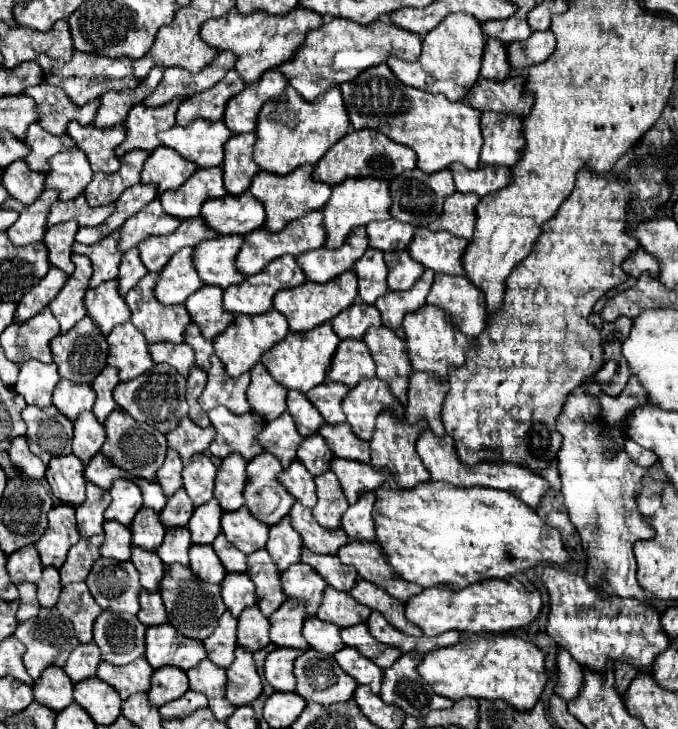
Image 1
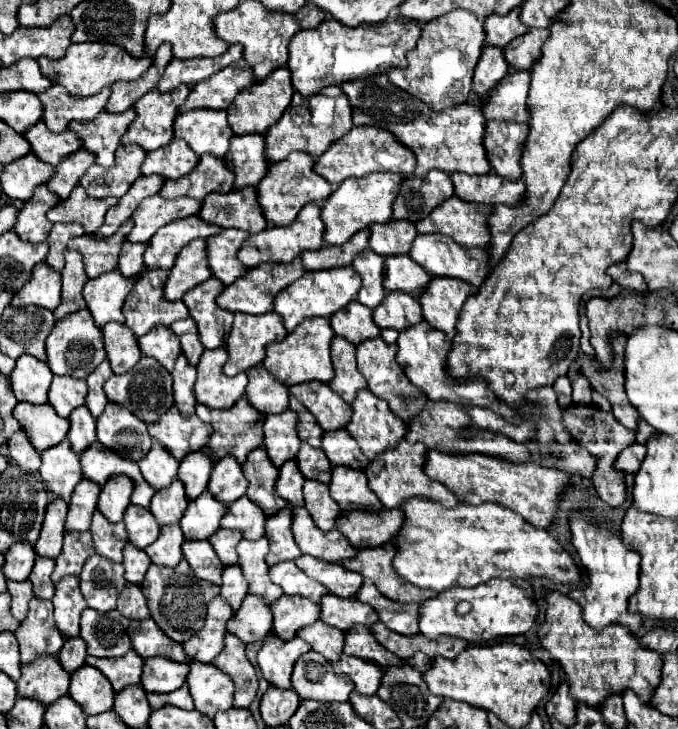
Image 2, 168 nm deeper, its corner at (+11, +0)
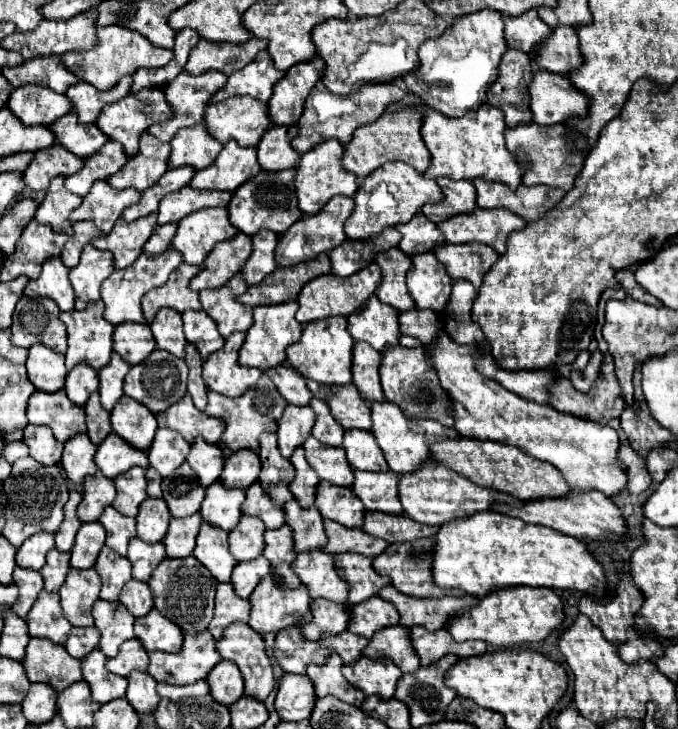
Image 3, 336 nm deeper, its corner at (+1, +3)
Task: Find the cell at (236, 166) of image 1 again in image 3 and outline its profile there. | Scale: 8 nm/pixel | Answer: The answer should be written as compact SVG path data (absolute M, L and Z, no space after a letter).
M272 125L256 145L258 163L264 171L284 171L298 165L298 153L290 147L296 127L278 127Z

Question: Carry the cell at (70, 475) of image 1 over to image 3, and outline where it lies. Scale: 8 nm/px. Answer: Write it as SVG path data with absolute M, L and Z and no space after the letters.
M80 433L78 437L72 437L70 441L64 443L64 453L62 453L62 469L66 477L74 485L82 485L86 475L96 473L96 463L94 463L94 453L96 445L88 439L86 433Z

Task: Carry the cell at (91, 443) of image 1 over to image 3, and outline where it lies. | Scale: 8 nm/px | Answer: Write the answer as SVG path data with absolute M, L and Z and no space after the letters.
M94 393L86 401L84 411L86 411L88 437L90 437L90 441L94 441L94 445L100 445L106 439L106 435L112 431L112 427L110 427L110 413L106 409L102 409L98 393Z

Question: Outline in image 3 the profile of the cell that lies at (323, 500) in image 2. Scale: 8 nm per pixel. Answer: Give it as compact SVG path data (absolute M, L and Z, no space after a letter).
M320 481L314 505L324 519L332 519L346 527L360 527L364 521L364 505L358 501L358 497L354 497L354 491L350 487Z

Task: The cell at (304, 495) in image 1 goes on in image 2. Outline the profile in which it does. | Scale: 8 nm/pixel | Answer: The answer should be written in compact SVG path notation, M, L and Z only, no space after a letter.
M288 460L288 464L284 464L284 468L280 468L280 476L276 482L278 496L288 500L292 506L304 506L302 484L304 484L304 476L298 470L296 460Z

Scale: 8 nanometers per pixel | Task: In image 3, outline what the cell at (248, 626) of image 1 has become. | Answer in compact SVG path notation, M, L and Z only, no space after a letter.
M266 575L250 595L250 621L248 625L264 633L278 633L290 625L300 625L310 609L310 595L306 587L282 591L272 575Z

